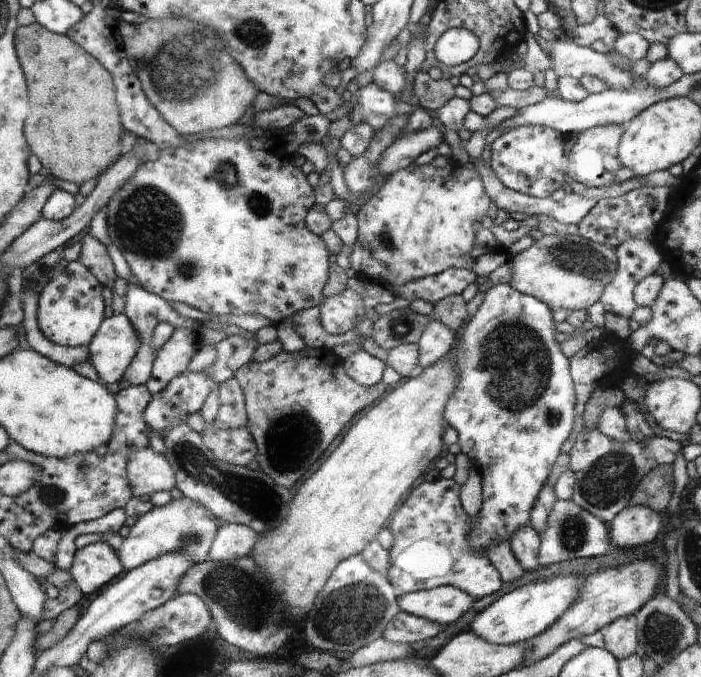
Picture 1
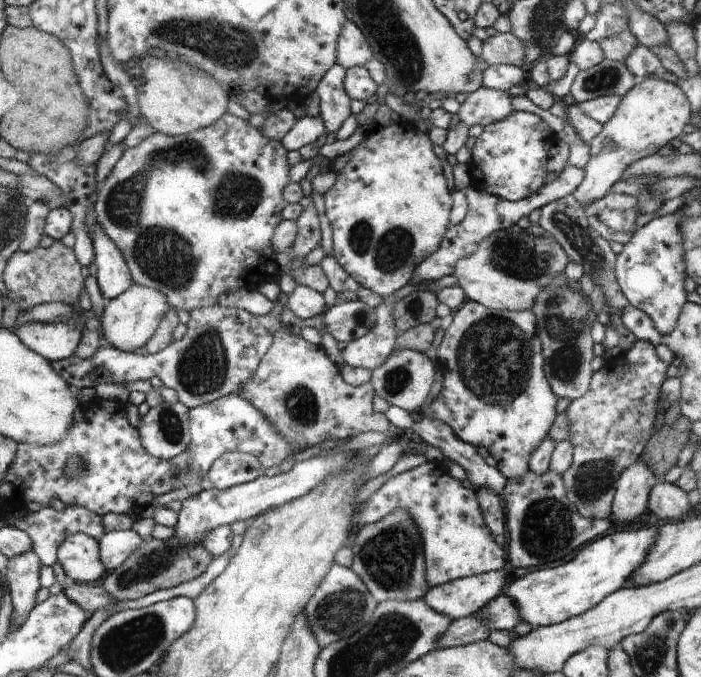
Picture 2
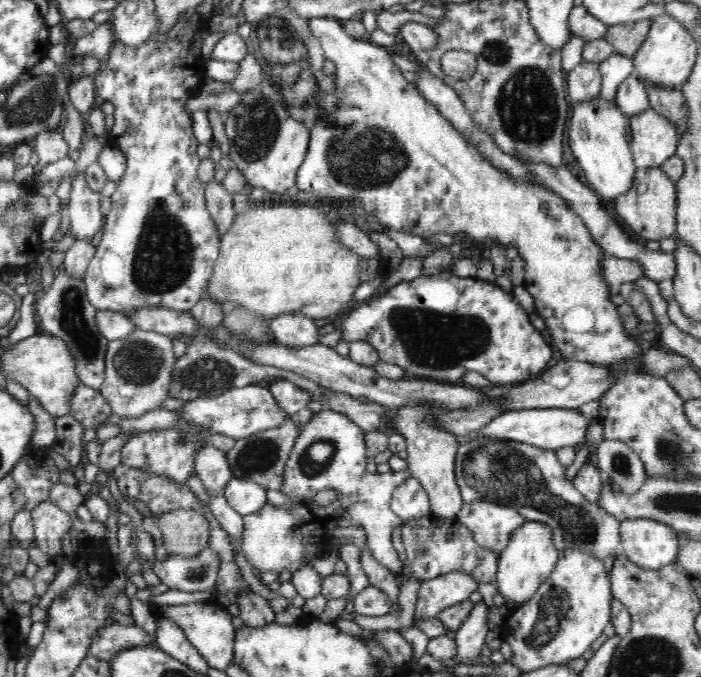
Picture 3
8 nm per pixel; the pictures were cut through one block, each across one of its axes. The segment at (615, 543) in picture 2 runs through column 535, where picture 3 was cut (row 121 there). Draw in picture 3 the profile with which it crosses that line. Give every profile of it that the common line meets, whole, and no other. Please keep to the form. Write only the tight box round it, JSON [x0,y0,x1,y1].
[568,95,638,200]

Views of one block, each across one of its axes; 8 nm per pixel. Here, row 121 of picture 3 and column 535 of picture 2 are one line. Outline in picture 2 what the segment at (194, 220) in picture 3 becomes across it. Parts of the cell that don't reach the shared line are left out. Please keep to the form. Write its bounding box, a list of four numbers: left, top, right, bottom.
[470,111,556,201]

